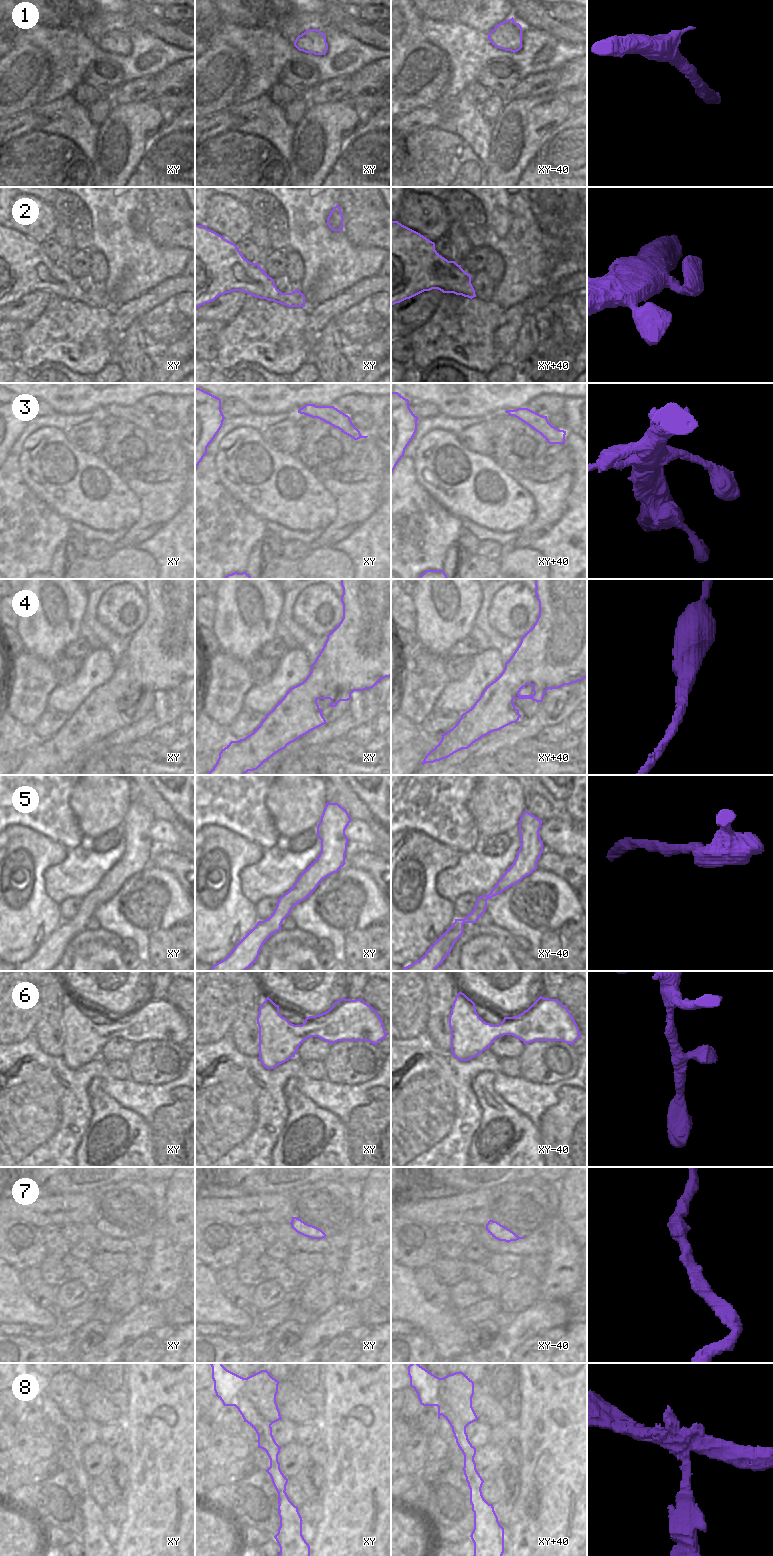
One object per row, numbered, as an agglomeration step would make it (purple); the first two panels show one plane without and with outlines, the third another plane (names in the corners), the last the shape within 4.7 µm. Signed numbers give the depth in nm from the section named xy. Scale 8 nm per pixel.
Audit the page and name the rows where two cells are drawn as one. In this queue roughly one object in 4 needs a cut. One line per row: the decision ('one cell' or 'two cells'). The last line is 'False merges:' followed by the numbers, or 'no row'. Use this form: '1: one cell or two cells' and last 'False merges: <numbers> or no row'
1: one cell
2: one cell
3: one cell
4: one cell
5: one cell
6: one cell
7: one cell
8: two cells
False merges: 8

